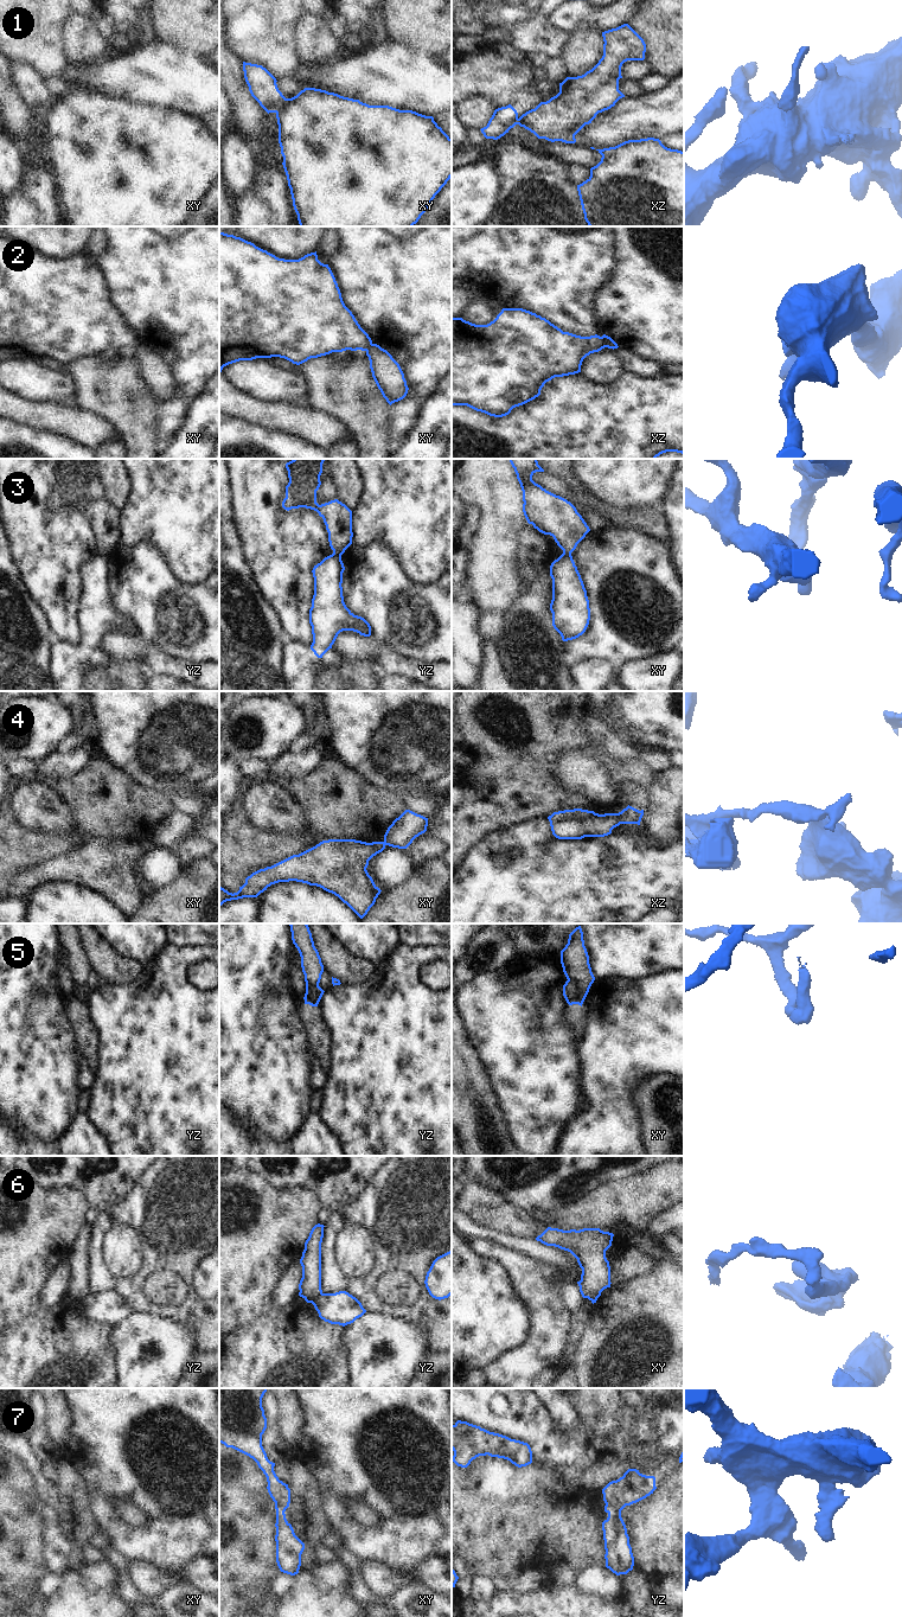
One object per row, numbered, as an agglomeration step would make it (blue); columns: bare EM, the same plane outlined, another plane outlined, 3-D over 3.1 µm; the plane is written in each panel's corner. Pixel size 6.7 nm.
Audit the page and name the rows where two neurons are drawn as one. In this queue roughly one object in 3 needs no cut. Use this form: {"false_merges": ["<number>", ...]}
{"false_merges": ["1", "2", "3", "4", "5", "6"]}

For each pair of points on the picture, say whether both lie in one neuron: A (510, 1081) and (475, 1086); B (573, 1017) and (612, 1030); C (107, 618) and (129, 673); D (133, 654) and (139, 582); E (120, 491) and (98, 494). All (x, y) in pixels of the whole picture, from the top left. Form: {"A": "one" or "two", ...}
{"A": "two", "B": "two", "C": "two", "D": "one", "E": "two"}

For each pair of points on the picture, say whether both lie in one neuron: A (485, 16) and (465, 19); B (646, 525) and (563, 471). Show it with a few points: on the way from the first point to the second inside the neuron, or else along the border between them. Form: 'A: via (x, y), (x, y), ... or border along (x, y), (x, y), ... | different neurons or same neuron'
A: border along (472, 12), (485, 27) | different neurons
B: via (625, 519), (620, 519), (590, 502), (581, 492) | same neuron

